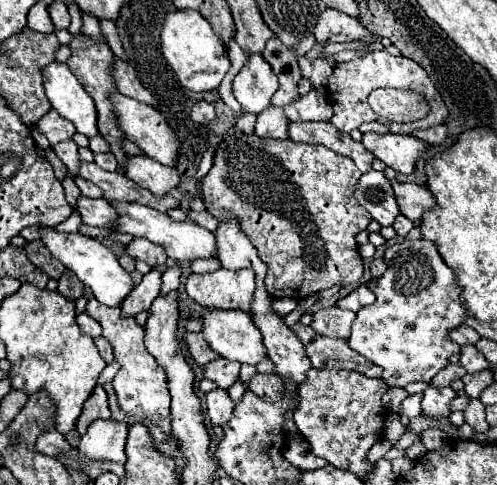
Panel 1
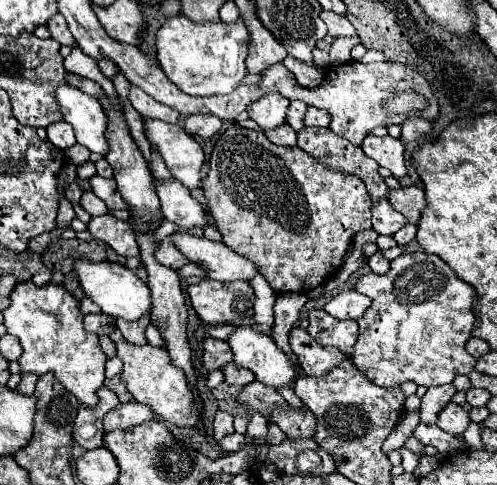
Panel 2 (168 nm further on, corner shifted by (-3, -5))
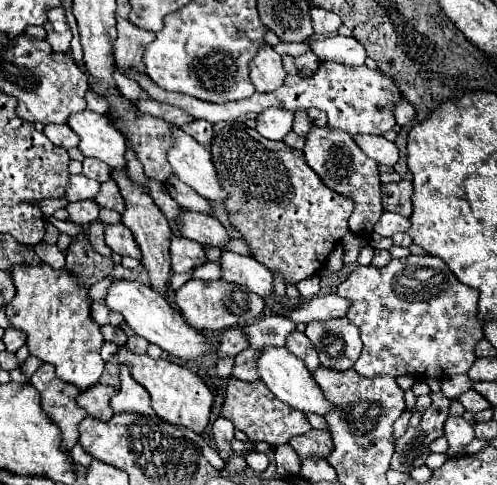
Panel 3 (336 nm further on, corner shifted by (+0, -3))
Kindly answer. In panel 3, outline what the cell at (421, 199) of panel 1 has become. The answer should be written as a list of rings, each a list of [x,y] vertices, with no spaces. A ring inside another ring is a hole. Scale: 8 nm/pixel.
[[[401,179],[399,183],[383,183],[381,193],[385,211],[393,211],[403,217],[411,215],[411,195],[413,195],[411,181]]]

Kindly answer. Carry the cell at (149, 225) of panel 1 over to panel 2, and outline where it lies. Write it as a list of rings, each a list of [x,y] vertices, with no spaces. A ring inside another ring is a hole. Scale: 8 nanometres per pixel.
[[[174,231],[172,243],[184,253],[184,257],[196,265],[202,265],[210,279],[218,281],[248,281],[258,273],[256,265],[240,255],[236,255],[224,243],[210,241],[206,237],[196,237],[188,231]]]

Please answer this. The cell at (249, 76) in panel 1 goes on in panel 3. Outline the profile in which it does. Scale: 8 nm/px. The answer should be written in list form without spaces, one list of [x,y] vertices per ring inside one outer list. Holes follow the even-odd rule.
[[[267,109],[257,117],[257,131],[265,139],[283,141],[285,135],[291,131],[293,125],[293,113],[283,109]]]

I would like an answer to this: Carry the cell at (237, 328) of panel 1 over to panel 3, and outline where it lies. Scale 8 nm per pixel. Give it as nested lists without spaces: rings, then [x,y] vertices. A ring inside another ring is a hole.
[[[265,347],[263,355],[257,361],[261,381],[269,387],[269,391],[279,399],[285,401],[289,407],[295,407],[301,413],[317,413],[317,415],[327,415],[333,411],[333,405],[325,399],[323,391],[317,387],[313,375],[307,371],[301,359],[291,355],[285,347]]]

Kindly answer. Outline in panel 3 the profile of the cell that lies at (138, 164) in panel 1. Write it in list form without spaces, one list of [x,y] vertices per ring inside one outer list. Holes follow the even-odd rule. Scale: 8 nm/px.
[[[183,211],[179,231],[187,239],[193,239],[205,247],[219,247],[221,251],[225,251],[227,243],[233,239],[215,217],[193,211]]]

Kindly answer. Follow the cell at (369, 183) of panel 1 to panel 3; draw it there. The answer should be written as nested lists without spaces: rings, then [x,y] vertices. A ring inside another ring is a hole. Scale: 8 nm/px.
[[[385,211],[381,215],[381,219],[377,221],[377,225],[375,225],[375,233],[383,235],[383,237],[391,237],[395,233],[407,231],[409,227],[411,227],[411,223],[409,223],[407,217],[401,217],[399,213],[387,213]]]

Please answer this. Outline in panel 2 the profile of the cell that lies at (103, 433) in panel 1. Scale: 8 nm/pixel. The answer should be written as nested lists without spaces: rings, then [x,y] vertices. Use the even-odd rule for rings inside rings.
[[[126,403],[126,405],[118,405],[116,409],[112,409],[104,419],[104,433],[108,431],[116,431],[116,429],[122,429],[122,431],[128,431],[132,429],[134,425],[140,425],[144,421],[150,421],[154,419],[156,415],[152,413],[152,409],[148,405],[142,405],[142,403]]]

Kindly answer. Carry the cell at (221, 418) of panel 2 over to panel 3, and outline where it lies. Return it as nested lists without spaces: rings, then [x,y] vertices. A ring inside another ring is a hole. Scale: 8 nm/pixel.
[[[219,417],[215,423],[213,423],[213,437],[215,437],[215,443],[217,443],[217,449],[219,449],[219,455],[223,457],[225,463],[231,461],[233,457],[233,451],[231,451],[231,441],[235,439],[235,427],[229,419],[223,419]]]

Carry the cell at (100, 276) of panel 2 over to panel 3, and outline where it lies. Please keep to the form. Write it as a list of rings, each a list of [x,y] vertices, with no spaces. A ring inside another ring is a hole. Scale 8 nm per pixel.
[[[115,281],[107,289],[105,297],[111,311],[119,311],[125,317],[125,323],[141,337],[145,337],[149,343],[159,345],[163,351],[167,351],[173,357],[179,357],[183,361],[193,361],[199,357],[205,357],[211,349],[211,339],[205,337],[201,331],[197,331],[193,325],[189,325],[175,307],[169,305],[169,301],[157,293],[155,289],[133,283],[133,281]]]

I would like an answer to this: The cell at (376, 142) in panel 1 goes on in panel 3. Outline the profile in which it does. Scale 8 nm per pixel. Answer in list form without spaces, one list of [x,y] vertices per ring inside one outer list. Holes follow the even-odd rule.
[[[355,135],[353,137],[355,143],[361,147],[361,151],[377,161],[377,163],[383,163],[383,165],[389,165],[393,167],[399,159],[399,151],[395,147],[395,143],[387,141],[385,137],[373,137],[373,135]]]

